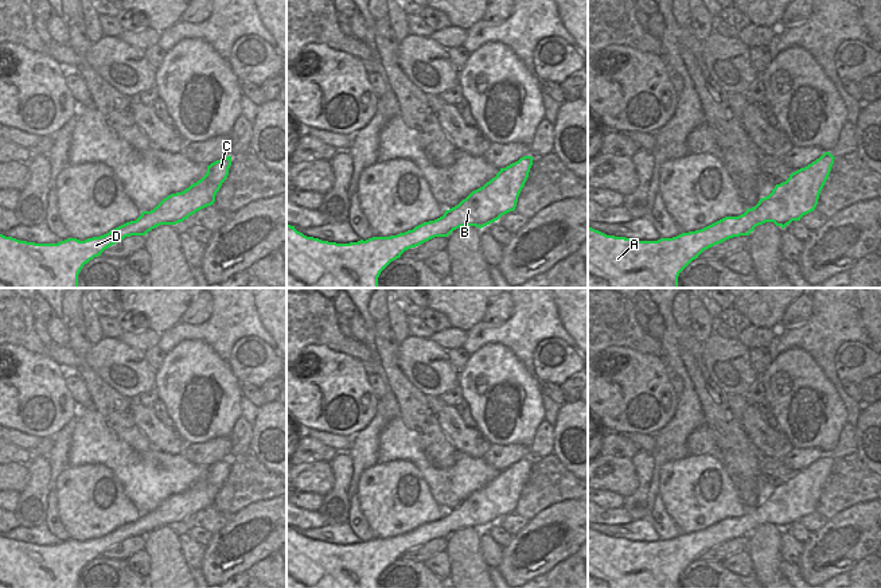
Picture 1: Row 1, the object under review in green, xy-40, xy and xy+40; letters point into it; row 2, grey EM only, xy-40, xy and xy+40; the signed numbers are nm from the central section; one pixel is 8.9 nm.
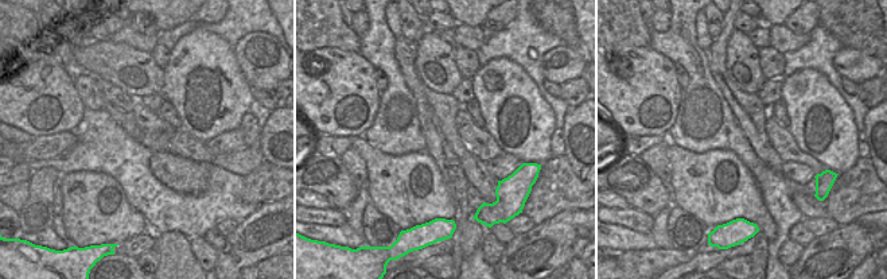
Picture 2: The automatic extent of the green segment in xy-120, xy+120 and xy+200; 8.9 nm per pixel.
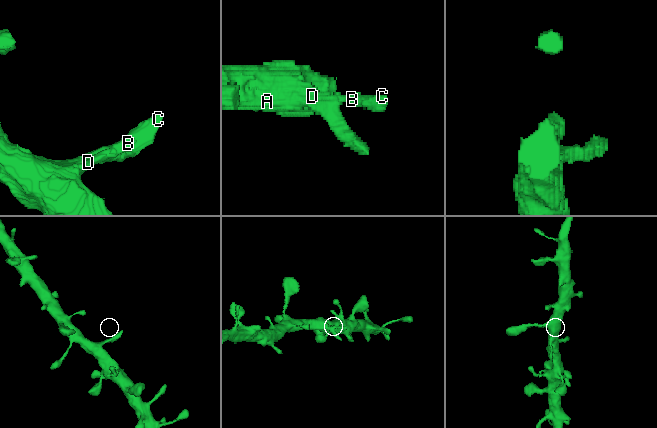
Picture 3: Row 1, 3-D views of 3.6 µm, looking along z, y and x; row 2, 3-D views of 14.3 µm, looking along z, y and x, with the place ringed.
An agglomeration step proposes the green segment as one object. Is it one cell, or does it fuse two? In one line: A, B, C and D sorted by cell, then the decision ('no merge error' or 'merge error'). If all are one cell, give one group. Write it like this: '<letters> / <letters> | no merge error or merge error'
A B C D | no merge error

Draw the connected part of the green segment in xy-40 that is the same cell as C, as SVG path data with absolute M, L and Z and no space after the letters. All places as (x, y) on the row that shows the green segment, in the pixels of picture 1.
M231 156L207 166L206 175L182 192L164 198L153 210L143 211L136 221L126 222L109 233L79 241L67 238L58 244L35 244L0 234L0 288L78 288L78 274L85 264L109 246L130 235L145 235L160 225L176 225L196 211L214 205L215 195L229 175Z

